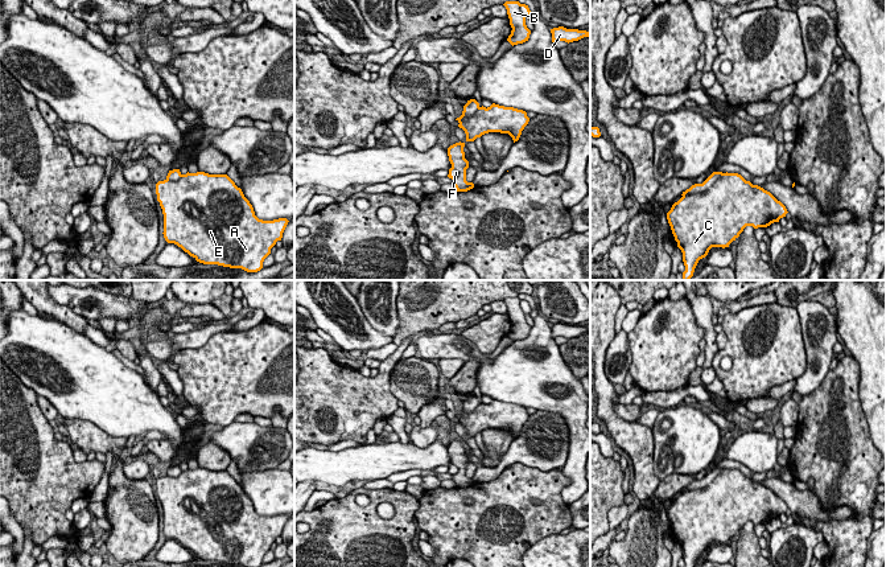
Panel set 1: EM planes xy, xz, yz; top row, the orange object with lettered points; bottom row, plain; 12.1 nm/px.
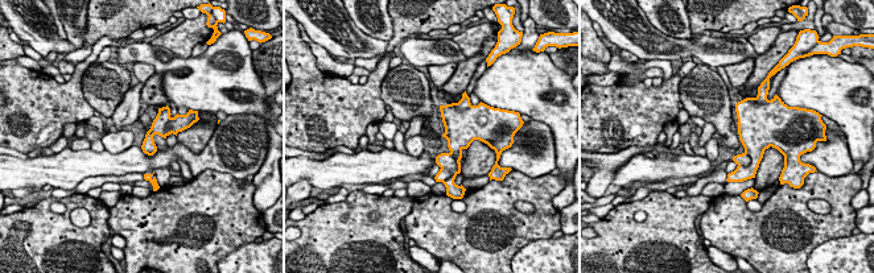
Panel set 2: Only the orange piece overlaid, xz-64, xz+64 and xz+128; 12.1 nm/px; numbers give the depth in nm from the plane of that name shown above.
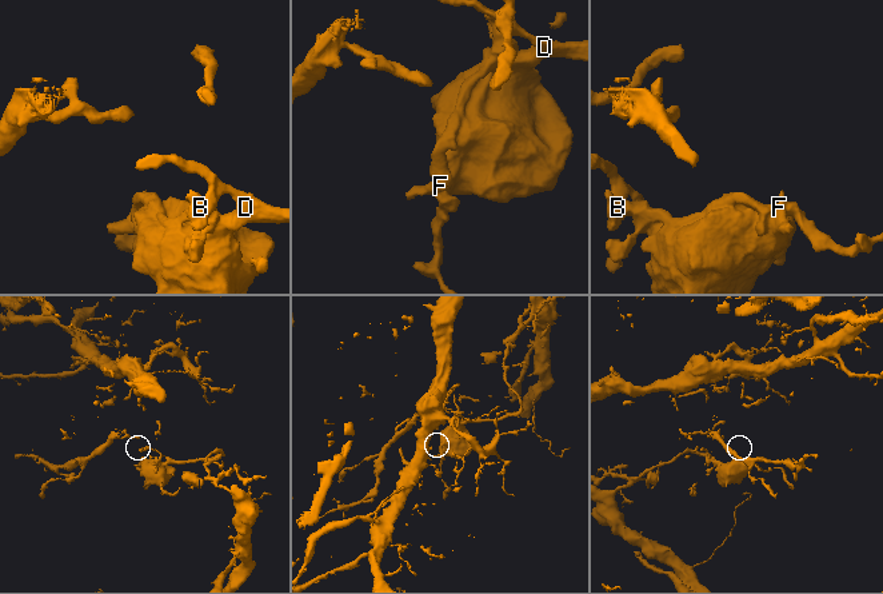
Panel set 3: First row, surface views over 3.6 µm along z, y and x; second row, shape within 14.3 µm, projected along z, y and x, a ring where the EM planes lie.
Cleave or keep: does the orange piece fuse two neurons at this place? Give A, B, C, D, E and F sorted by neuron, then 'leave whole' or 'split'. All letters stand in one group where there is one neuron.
groups A C D E F / B; split

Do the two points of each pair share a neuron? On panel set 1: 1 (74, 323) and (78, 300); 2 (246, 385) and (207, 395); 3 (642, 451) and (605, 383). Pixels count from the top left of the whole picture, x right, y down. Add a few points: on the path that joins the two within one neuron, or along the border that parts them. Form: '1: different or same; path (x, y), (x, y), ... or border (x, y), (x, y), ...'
1: different; border (50, 295), (58, 303), (68, 305), (85, 319)
2: same; path (237, 385), (217, 386)
3: same; path (625, 434), (606, 413), (606, 401)

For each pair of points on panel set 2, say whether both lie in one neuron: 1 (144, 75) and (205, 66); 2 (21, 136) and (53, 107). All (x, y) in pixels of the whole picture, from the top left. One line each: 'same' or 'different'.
1: different
2: same

